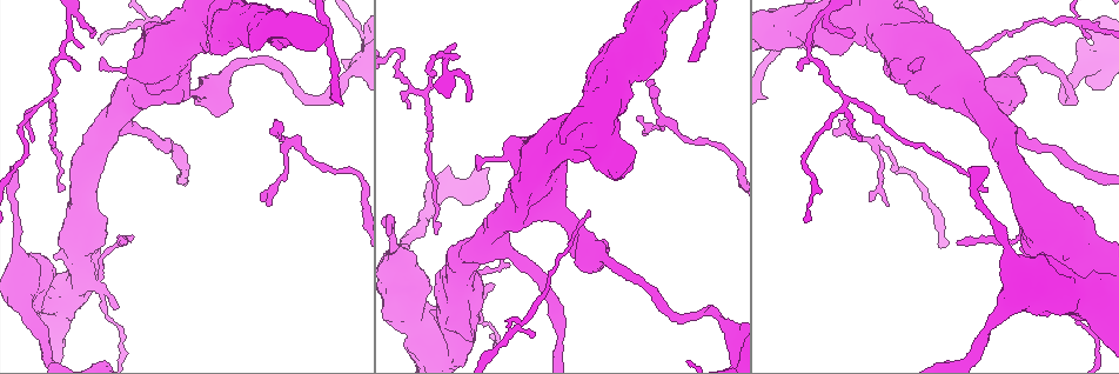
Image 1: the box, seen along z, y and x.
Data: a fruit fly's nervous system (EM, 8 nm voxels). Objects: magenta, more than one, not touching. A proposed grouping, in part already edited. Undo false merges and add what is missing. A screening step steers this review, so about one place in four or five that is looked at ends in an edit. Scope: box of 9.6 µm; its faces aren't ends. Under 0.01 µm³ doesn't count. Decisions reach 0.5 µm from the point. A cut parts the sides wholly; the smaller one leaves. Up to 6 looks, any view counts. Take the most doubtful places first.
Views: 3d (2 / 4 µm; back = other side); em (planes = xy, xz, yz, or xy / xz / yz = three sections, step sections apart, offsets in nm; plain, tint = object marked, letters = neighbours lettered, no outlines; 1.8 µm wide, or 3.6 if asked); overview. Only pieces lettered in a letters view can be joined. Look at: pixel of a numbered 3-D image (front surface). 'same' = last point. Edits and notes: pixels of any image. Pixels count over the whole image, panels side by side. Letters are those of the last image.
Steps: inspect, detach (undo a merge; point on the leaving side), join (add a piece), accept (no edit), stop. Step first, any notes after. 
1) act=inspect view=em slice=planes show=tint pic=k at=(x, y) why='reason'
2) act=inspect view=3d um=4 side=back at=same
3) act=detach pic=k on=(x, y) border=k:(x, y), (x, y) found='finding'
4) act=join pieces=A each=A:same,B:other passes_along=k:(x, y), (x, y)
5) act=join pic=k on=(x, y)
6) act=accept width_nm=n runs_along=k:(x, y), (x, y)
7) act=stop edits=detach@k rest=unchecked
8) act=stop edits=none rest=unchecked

act=inspect view=3d um=2 pic=1 at=(1081, 25) why='side arm on a straight run'

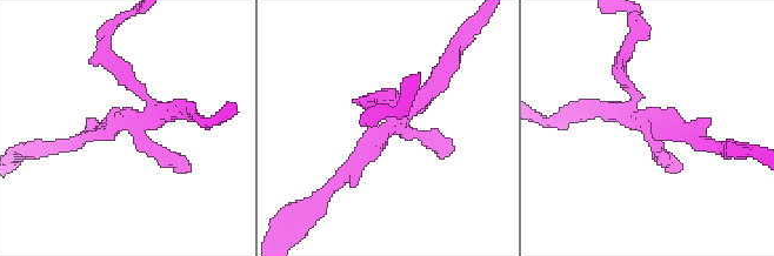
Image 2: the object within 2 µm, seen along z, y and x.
act=inspect view=em slice=xy step=4 show=letters pic=2 at=(656, 128)

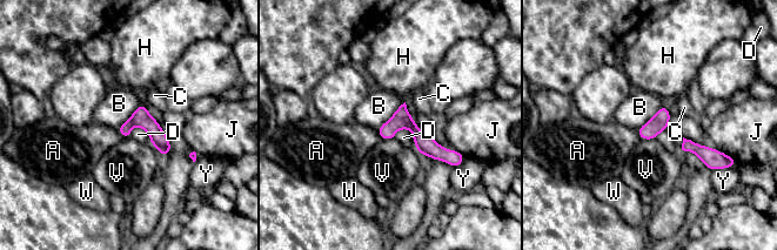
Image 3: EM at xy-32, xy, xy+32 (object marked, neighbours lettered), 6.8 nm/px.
act=accept width_nm=120 each=A:other,B:other,C:other,D:other,H:other,J:other,V:other,W:other,Y:other border=3:(131, 128), (141, 127), (151, 142) found='continuous, no second neuron'

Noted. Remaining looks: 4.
act=inspect view=3d um=2 side=back pic=1 at=(98, 286) why='abrupt turn'

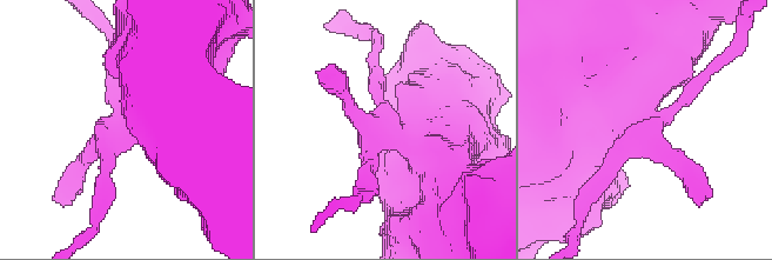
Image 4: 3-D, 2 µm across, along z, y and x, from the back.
act=inspect view=em slice=planes show=letters pic=4 at=(115, 133) why='now the EM'

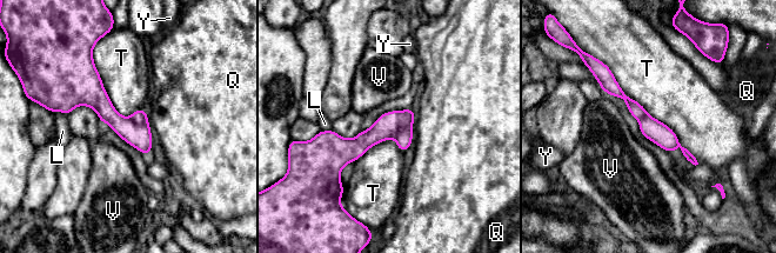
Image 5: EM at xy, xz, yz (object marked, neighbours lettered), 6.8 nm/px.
act=detach pic=5 on=(405, 137) each=L:other,Q:other,T:other,V:other,Y:other found='two neurons meet here'

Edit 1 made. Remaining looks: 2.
act=inspect view=em slice=planes show=letters pic=1 at=(113, 71) why='a narrow waist'

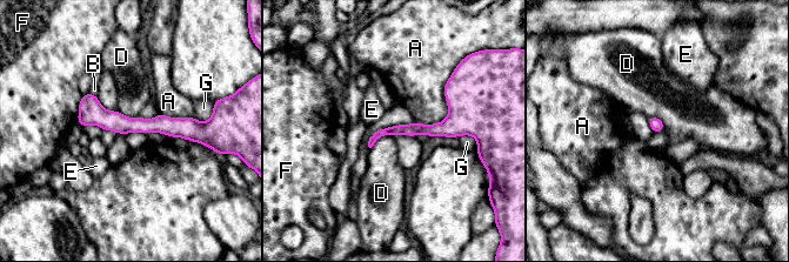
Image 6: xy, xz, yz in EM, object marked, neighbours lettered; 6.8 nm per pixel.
act=accept width_nm=90 each=A:other,B:other,D:other,E:other,F:other,G:other border=6:(393, 136), (382, 135), (370, 148) found='one neuron here'

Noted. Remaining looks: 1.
act=stop edits=detach@5 rest=unchecked

